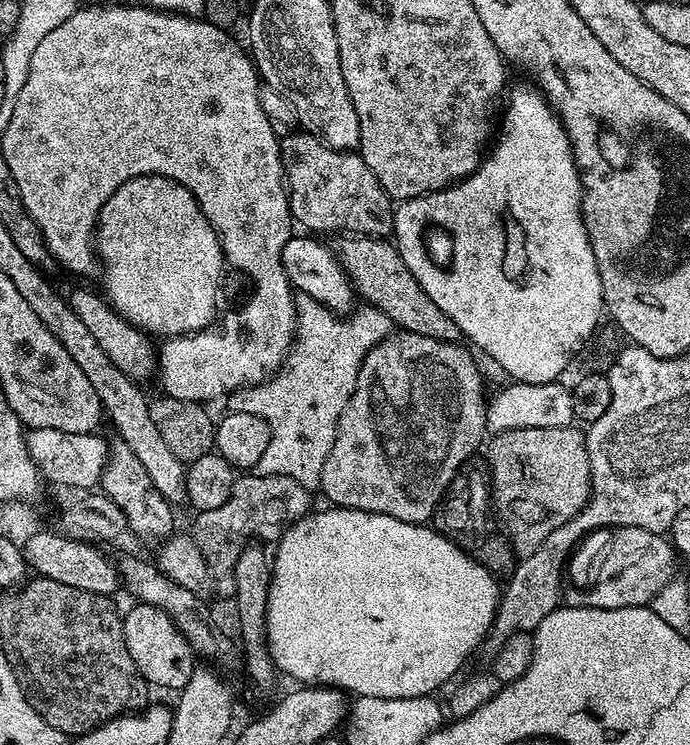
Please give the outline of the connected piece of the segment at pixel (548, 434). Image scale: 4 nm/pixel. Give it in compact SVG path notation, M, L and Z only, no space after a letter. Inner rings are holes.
M576 426L506 430L491 439L486 455L490 500L512 551L523 558L534 554L547 536L578 515L588 501L592 493L588 441Z

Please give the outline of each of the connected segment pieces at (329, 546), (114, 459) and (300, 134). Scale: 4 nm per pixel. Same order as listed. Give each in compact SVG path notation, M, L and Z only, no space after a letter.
M324 506L321 512L309 511L308 515L297 520L280 537L271 557L272 581L268 583L268 616L264 620L264 631L268 654L272 663L296 682L304 686L331 686L345 693L356 692L357 697L381 696L382 698L418 698L432 696L435 688L440 688L460 667L471 652L479 649L483 639L492 626L492 619L502 595L497 577L492 575L485 564L469 556L443 532L428 524L411 524L386 514Z
M123 442L111 445L104 472L100 475L99 487L125 512L128 520L127 531L131 535L141 536L144 540L156 540L155 542L163 542L173 535L173 505L158 492L154 482L150 480L150 474L146 474L146 466L138 462L138 457L134 454L134 450L130 450L130 446Z
M297 130L280 140L280 157L284 163L284 178L288 186L288 205L292 208L292 219L301 229L312 234L336 232L335 234L355 234L388 238L393 235L393 201L384 193L384 187L374 178L370 166L359 154L352 150L337 150L312 135L311 132Z

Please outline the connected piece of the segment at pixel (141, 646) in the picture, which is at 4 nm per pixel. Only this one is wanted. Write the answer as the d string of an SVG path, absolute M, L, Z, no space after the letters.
M133 603L133 608L123 613L126 650L134 658L134 666L144 675L149 685L179 690L190 682L193 670L198 666L198 656L182 634L182 630L173 622L169 612L163 612L150 604Z

